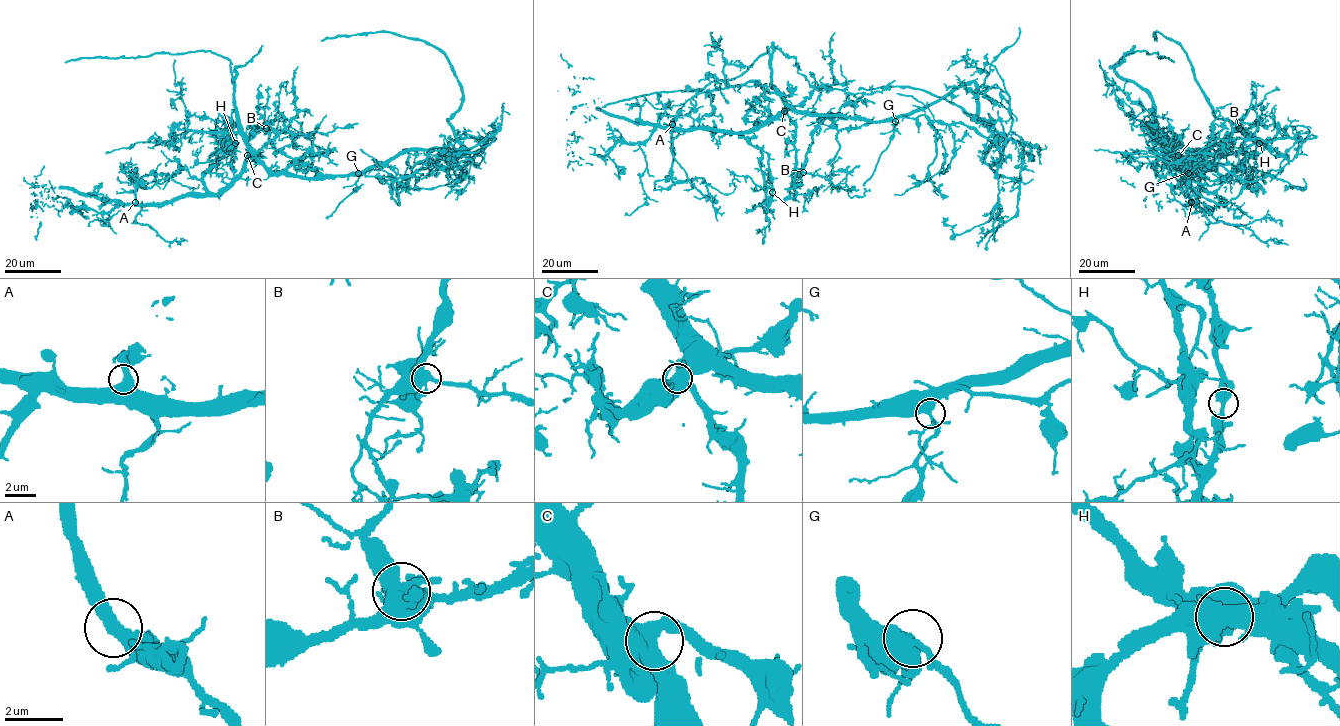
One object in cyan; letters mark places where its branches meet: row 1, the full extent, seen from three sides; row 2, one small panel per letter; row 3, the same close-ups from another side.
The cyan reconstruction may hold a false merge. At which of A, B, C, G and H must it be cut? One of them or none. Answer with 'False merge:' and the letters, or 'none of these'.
False merge: H

